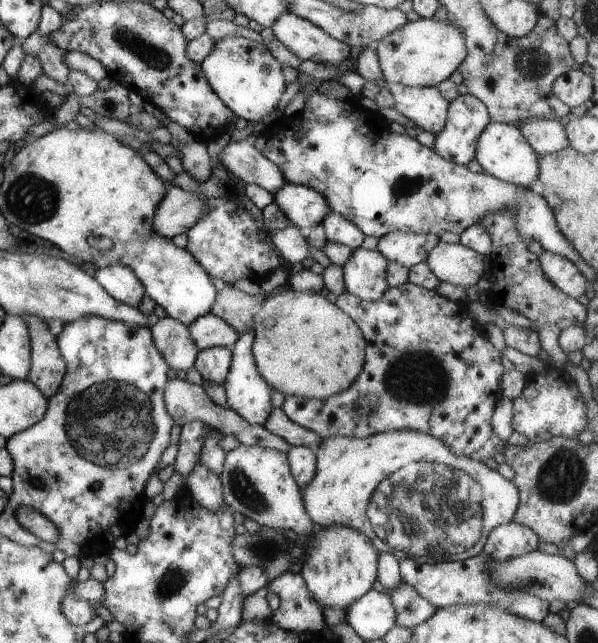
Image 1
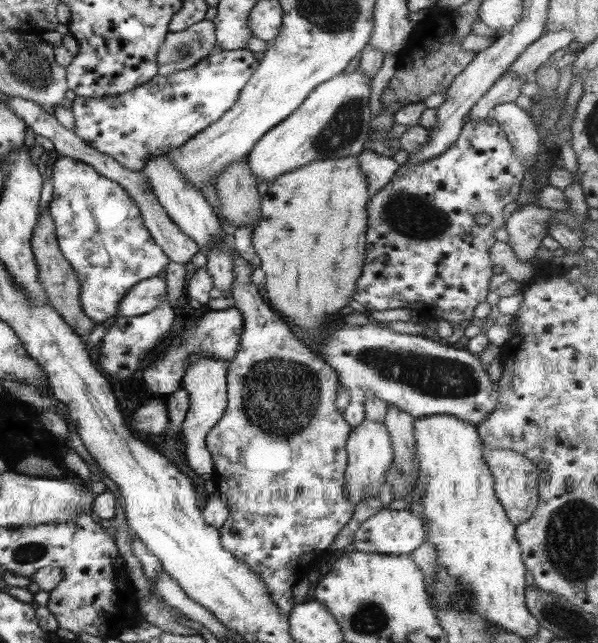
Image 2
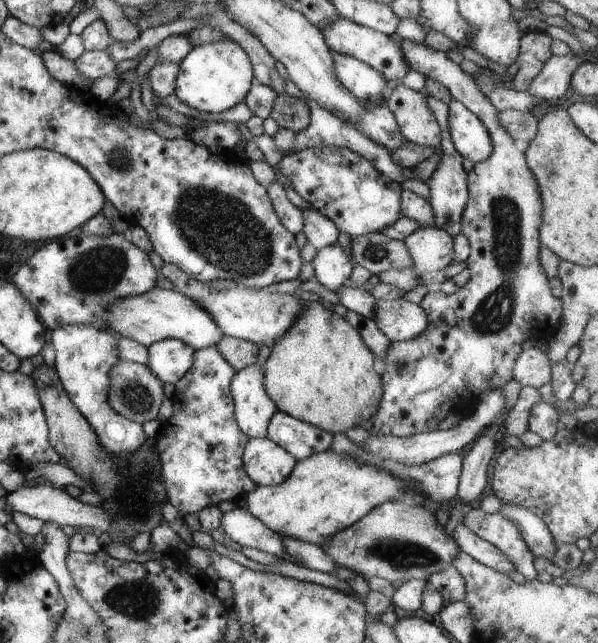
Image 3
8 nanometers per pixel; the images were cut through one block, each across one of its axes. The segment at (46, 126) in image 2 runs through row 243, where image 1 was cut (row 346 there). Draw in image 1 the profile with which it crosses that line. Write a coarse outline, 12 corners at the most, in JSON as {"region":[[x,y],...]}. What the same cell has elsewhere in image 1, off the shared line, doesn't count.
{"region":[[167,316],[150,330],[170,368],[182,374],[200,350],[185,324]]}

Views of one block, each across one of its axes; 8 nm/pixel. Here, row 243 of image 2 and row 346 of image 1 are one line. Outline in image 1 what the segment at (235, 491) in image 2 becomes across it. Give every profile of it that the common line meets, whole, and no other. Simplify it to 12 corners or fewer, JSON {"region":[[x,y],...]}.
{"region":[[211,312],[187,328],[200,351],[231,349],[235,328]]}

